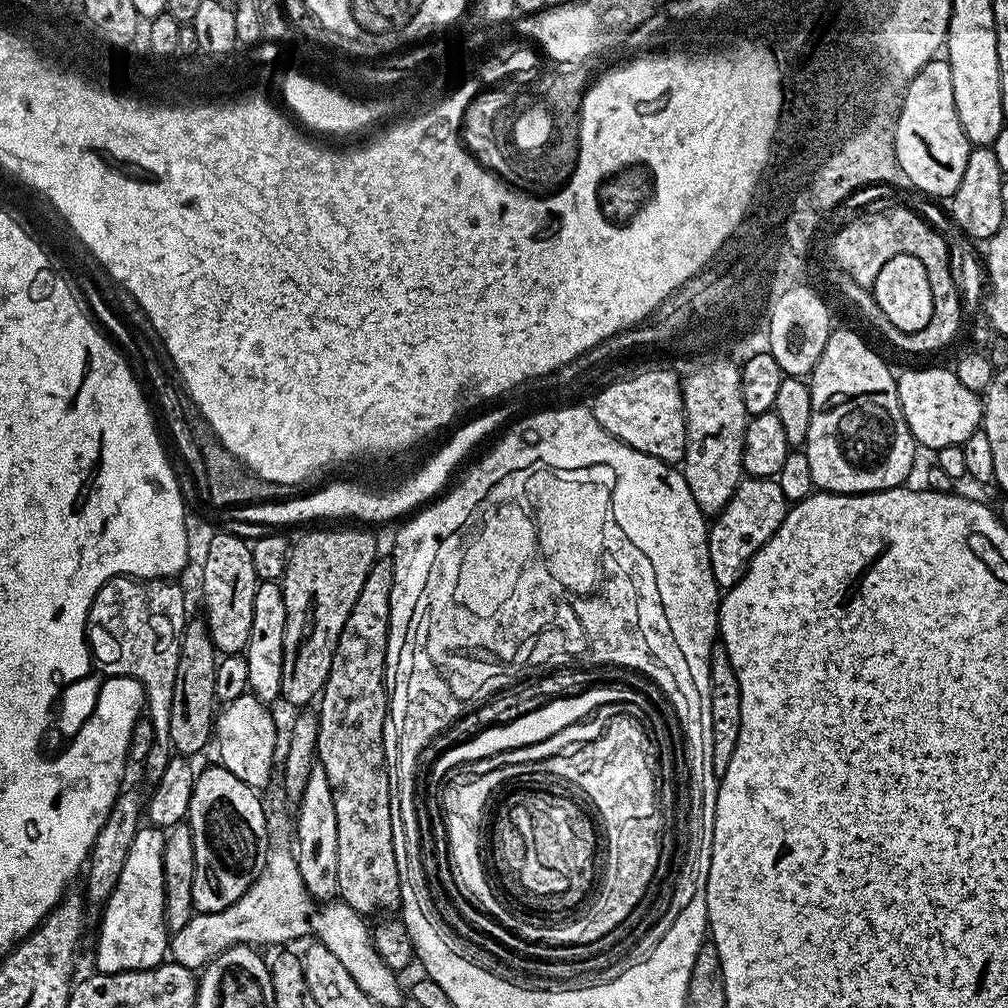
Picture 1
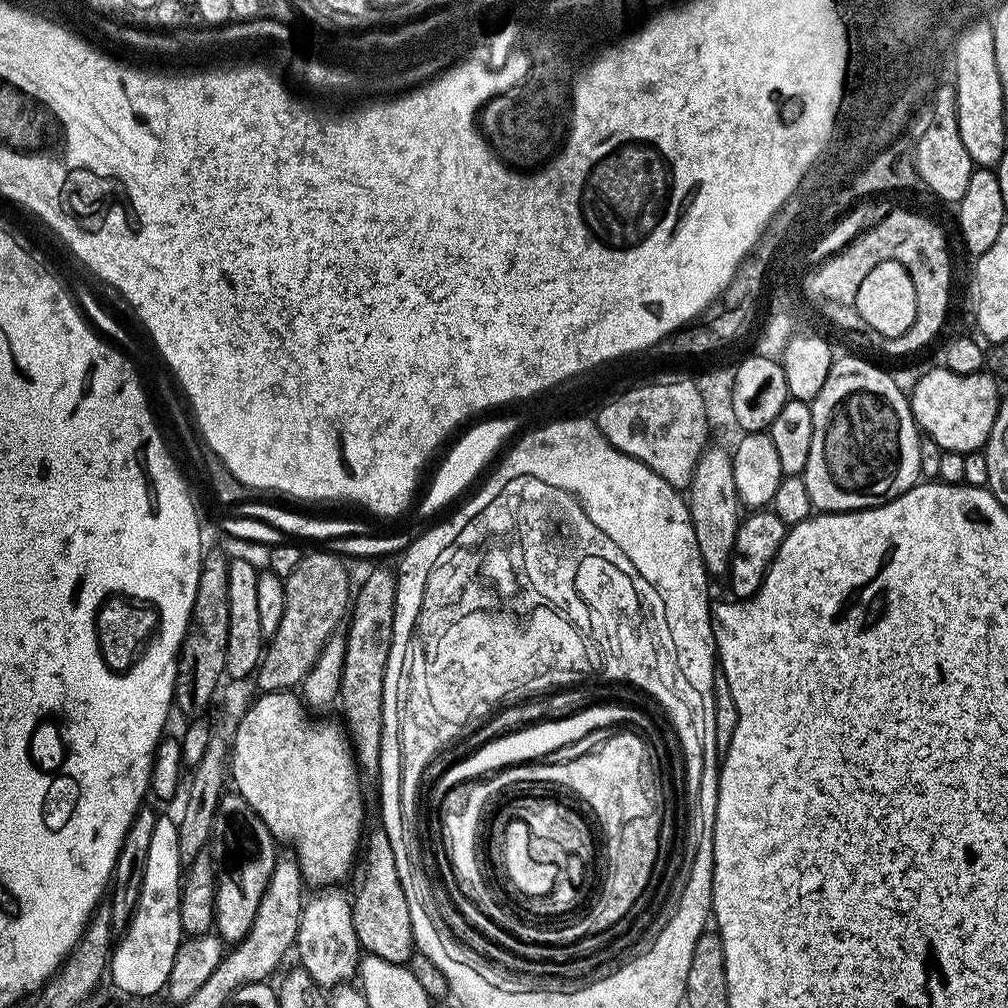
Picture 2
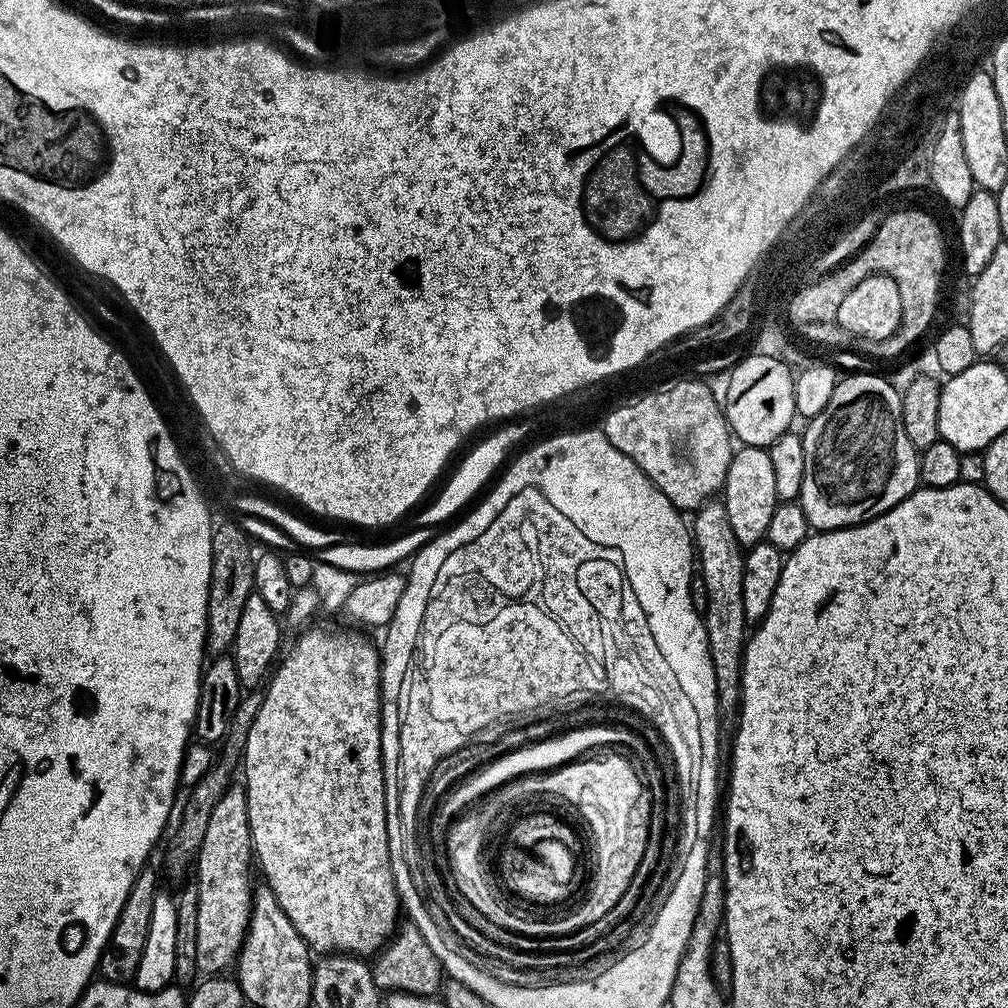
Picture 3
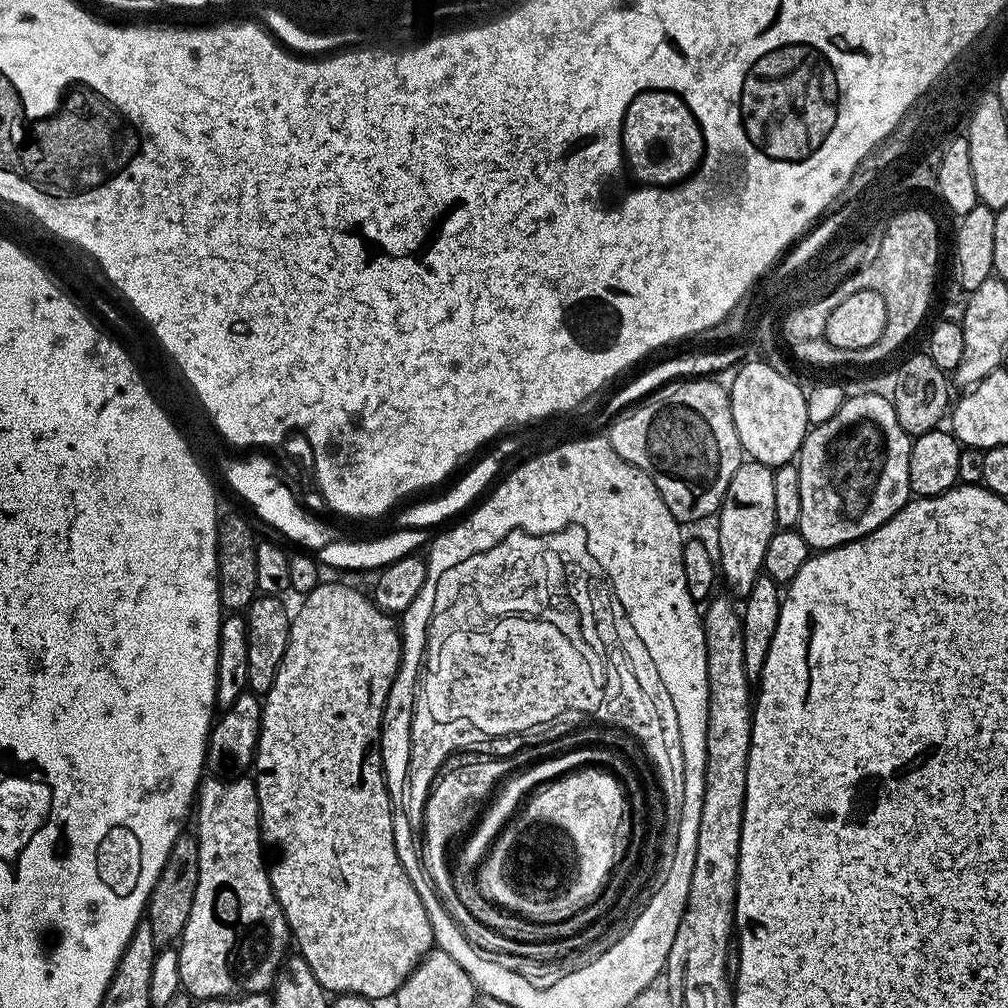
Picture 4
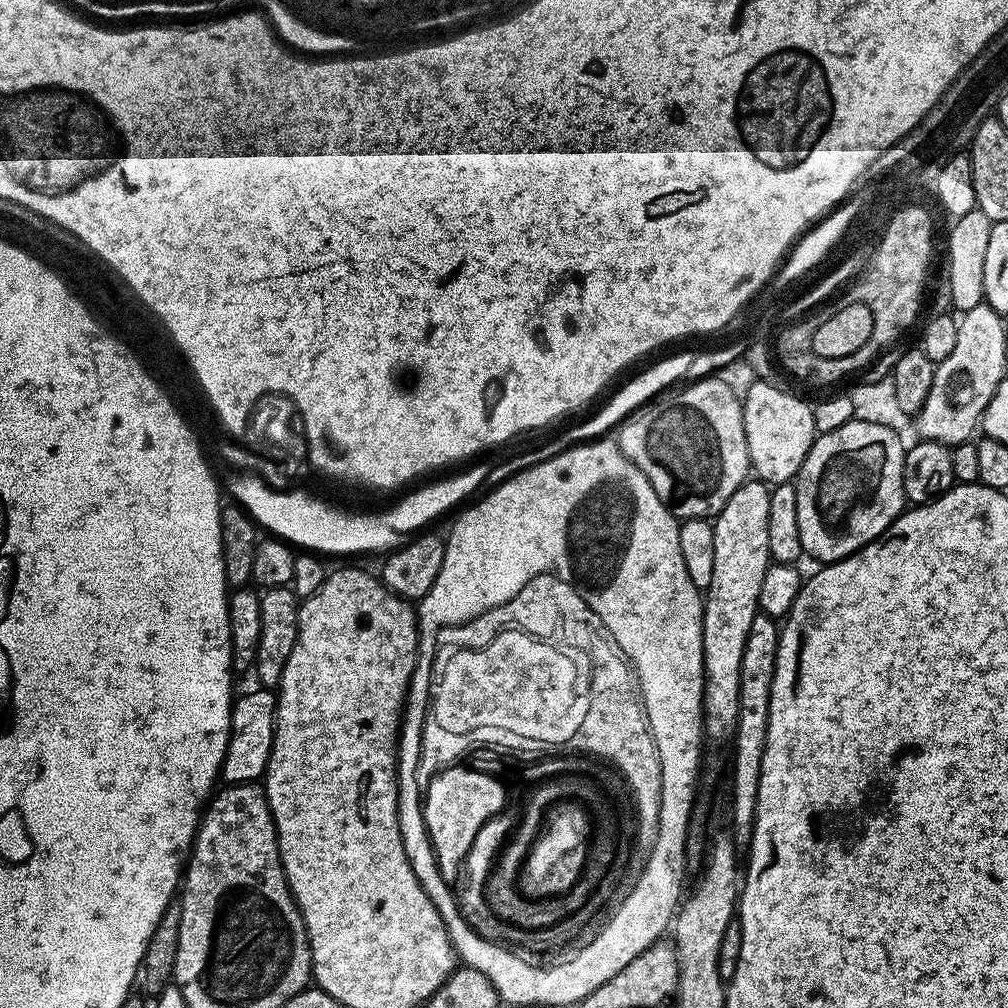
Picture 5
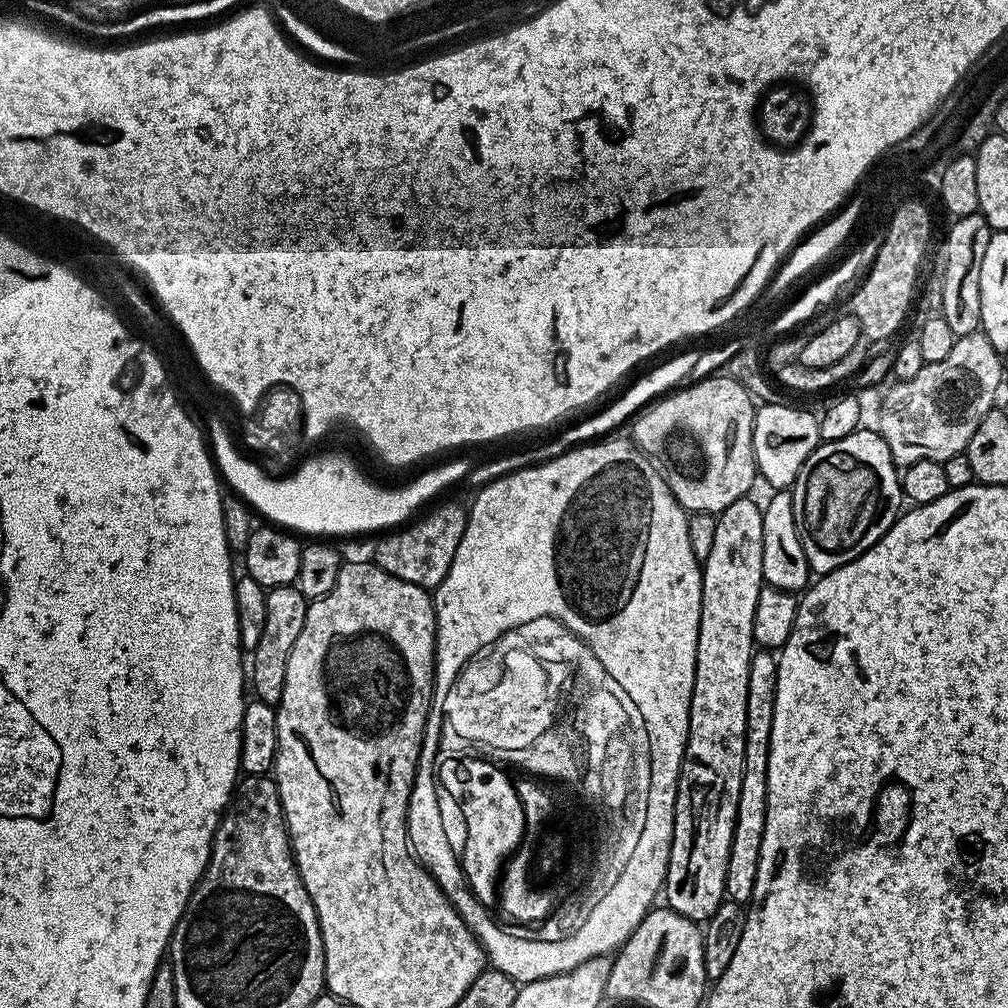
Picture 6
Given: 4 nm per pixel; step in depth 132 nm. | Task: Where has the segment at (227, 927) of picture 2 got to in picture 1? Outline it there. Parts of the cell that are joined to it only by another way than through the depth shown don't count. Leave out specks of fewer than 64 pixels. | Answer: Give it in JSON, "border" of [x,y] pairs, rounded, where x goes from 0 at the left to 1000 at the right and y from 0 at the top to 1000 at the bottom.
{"border":[[[221,760],[213,761],[195,769],[185,811],[187,822],[190,824],[190,899],[195,906],[219,905],[232,899],[232,895],[236,895],[236,891],[240,891],[240,887],[244,887],[247,879],[260,867],[268,836],[266,806],[258,795],[259,787]]]}

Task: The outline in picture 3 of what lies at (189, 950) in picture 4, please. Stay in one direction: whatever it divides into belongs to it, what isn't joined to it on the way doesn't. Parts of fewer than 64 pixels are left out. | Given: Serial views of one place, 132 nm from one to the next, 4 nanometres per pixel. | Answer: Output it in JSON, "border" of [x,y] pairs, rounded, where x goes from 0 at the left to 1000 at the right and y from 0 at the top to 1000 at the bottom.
{"border":[[[228,780],[220,792],[216,792],[212,808],[208,808],[208,819],[204,819],[204,831],[192,858],[192,874],[196,879],[195,961],[199,965],[221,965],[218,963],[221,960],[229,961],[237,949],[242,929],[246,926],[246,916],[250,914],[252,877],[246,874],[246,860],[249,857],[251,860],[252,842],[246,811],[246,787],[241,781]]]}

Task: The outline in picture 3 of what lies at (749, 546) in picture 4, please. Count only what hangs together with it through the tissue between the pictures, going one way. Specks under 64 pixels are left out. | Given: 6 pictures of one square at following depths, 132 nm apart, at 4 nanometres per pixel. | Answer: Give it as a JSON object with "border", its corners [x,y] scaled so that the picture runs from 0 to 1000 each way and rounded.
{"border":[[[734,442],[727,447],[716,495],[720,510],[724,510],[724,526],[728,526],[728,534],[732,534],[735,542],[745,542],[761,533],[764,513],[772,499],[768,486],[768,461],[764,458],[762,444]]]}

